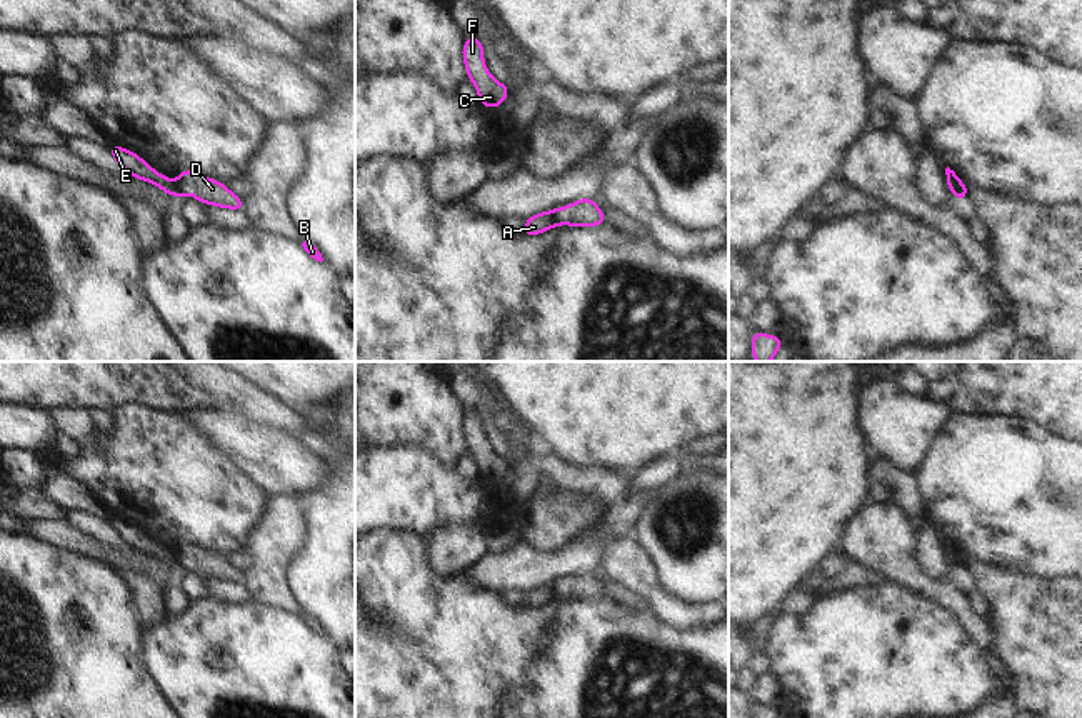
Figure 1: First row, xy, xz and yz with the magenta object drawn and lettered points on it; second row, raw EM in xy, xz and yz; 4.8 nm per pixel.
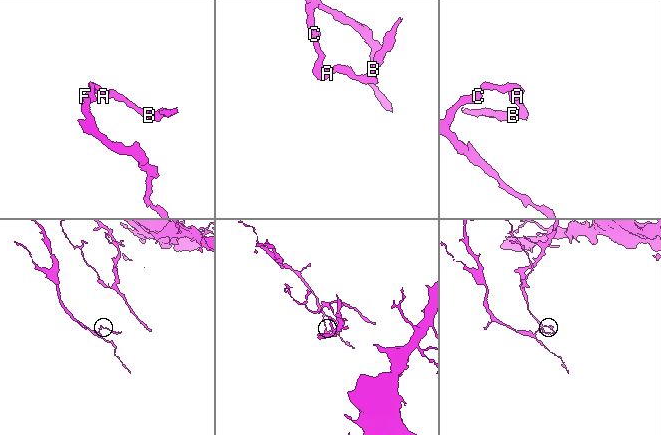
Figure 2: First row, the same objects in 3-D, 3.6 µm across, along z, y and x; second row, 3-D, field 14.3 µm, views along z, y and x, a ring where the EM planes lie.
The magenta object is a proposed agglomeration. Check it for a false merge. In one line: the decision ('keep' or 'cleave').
cleave

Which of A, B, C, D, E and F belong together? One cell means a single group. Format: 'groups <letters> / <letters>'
groups A C E F / B D

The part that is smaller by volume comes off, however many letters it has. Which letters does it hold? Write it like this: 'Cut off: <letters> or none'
Cut off: B, D

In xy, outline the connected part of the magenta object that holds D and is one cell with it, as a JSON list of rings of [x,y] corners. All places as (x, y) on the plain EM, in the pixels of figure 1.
[[[180,543],[177,558],[178,558],[178,570],[192,566],[200,578],[210,576],[218,581],[232,581],[237,585],[243,585],[242,571],[232,566],[223,558],[223,555],[212,553],[192,543]]]

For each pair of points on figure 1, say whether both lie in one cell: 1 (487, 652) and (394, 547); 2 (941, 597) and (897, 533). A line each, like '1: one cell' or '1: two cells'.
1: one cell
2: one cell

